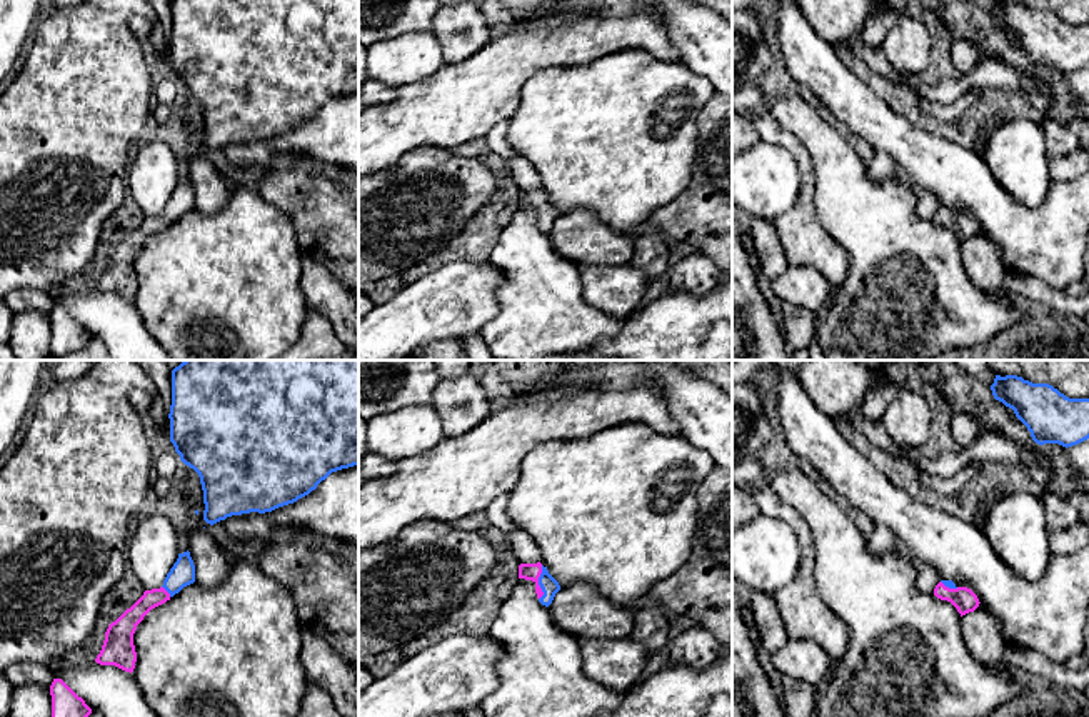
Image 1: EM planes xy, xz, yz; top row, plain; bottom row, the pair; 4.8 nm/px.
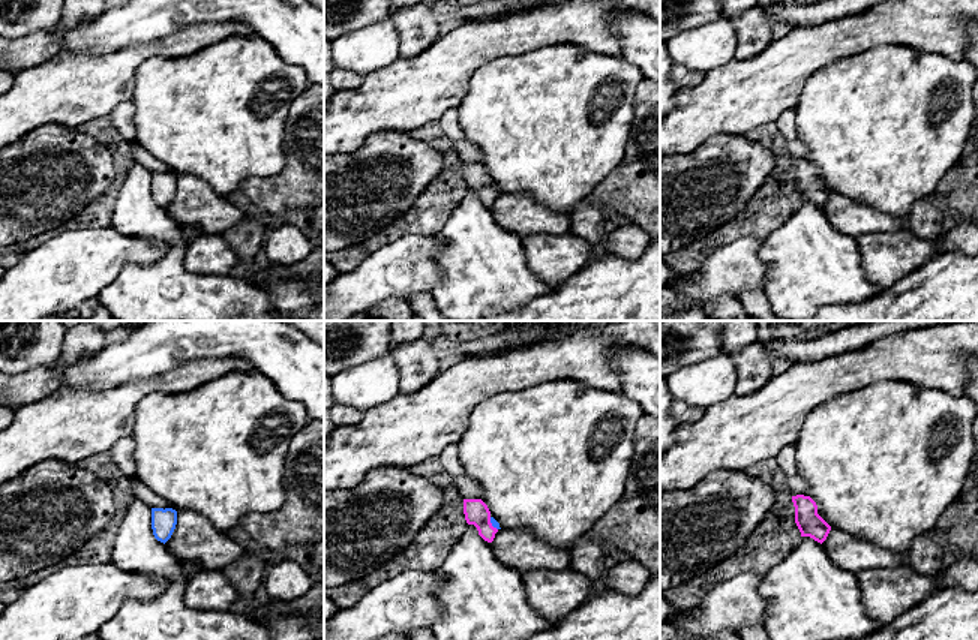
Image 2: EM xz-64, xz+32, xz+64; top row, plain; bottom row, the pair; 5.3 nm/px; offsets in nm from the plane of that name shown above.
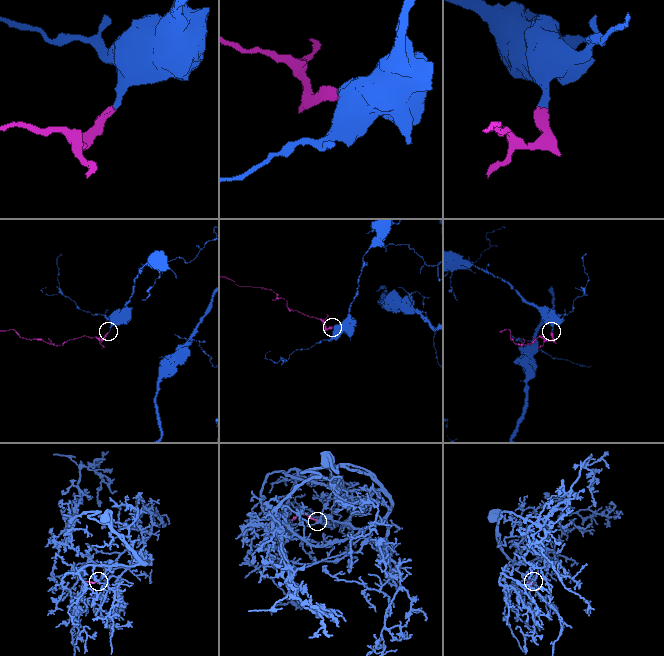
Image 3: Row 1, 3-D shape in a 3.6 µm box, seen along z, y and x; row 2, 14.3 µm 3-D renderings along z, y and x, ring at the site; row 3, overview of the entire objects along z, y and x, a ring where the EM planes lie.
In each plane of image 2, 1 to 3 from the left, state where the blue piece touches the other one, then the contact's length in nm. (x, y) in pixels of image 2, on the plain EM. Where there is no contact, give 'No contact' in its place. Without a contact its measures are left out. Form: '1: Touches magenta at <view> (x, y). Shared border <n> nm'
1: No contact
2: Touches magenta at xz+32 (491, 188). Shared border 80 nm
3: No contact

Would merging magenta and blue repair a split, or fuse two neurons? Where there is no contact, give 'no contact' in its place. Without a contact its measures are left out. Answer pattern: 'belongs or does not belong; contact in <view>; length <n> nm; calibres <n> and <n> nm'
belongs; contact in xz; length 170 nm; calibres 80 and 90 nm

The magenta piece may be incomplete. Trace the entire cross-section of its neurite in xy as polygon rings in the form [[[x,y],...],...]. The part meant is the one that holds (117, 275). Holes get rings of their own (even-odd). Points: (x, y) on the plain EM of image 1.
[[[190,178],[178,180],[177,188],[167,200],[160,215],[145,217],[143,222],[127,235],[105,258],[105,267],[95,288],[100,292],[115,292],[125,298],[133,298],[137,278],[133,260],[143,243],[155,233],[170,227],[183,213],[195,208],[195,192]]]

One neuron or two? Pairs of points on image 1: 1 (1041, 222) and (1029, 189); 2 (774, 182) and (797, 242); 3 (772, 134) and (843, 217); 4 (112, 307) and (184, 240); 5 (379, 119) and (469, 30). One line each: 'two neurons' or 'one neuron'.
1: two neurons
2: two neurons
3: two neurons
4: two neurons
5: two neurons

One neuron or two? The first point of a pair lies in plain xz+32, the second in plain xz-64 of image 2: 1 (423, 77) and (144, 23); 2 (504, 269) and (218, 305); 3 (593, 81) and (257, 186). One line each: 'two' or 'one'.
1: two
2: one
3: two

